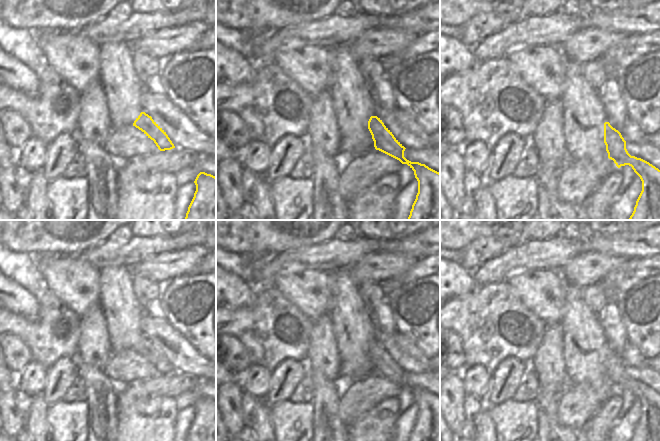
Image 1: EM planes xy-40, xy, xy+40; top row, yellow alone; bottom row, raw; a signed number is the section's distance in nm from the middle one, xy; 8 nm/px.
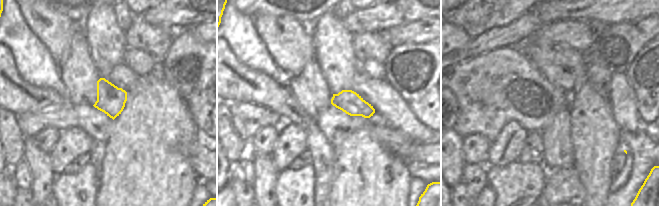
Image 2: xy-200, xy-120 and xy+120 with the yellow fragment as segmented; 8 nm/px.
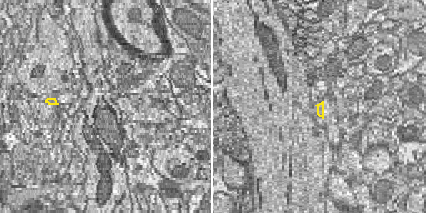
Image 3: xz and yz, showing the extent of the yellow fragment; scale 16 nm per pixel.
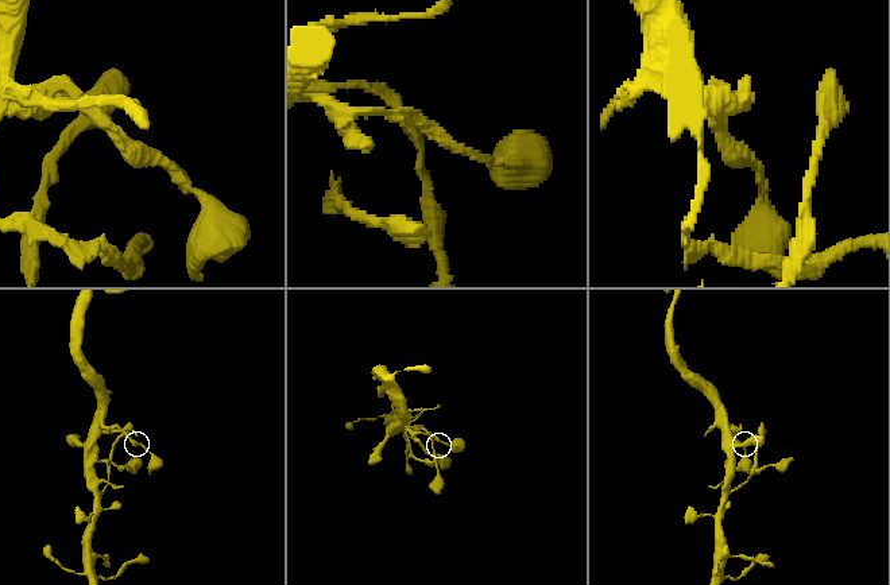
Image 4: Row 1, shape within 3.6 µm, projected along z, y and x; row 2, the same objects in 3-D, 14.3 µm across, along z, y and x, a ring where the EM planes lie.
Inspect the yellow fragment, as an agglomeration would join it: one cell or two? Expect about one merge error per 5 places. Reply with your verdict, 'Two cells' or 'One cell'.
One cell.

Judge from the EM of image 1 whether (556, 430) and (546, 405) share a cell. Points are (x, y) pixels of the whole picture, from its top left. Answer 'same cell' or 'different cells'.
same cell

